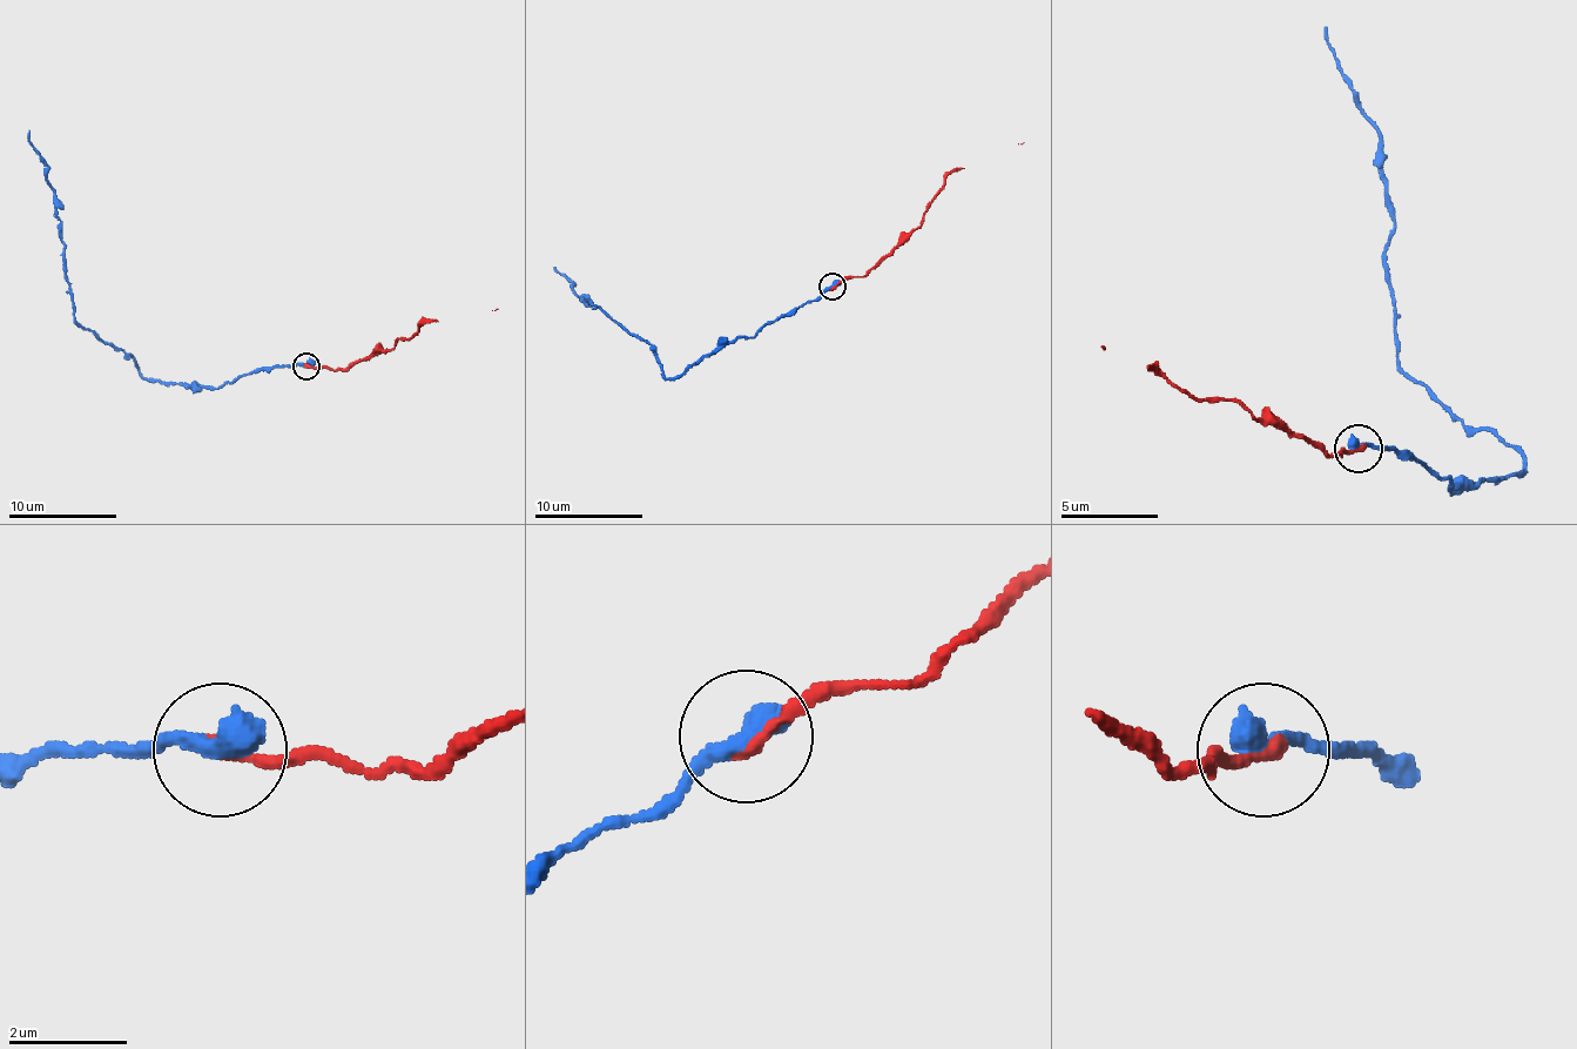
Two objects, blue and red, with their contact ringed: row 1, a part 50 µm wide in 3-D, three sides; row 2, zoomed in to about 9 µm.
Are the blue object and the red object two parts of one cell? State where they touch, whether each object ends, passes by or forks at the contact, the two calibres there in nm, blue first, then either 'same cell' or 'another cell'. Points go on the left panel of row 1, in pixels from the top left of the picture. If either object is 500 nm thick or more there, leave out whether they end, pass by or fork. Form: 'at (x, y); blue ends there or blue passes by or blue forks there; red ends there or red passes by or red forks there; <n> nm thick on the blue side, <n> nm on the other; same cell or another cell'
at (307, 365); 500 nm thick on the blue side, 240 nm on the other; same cell

